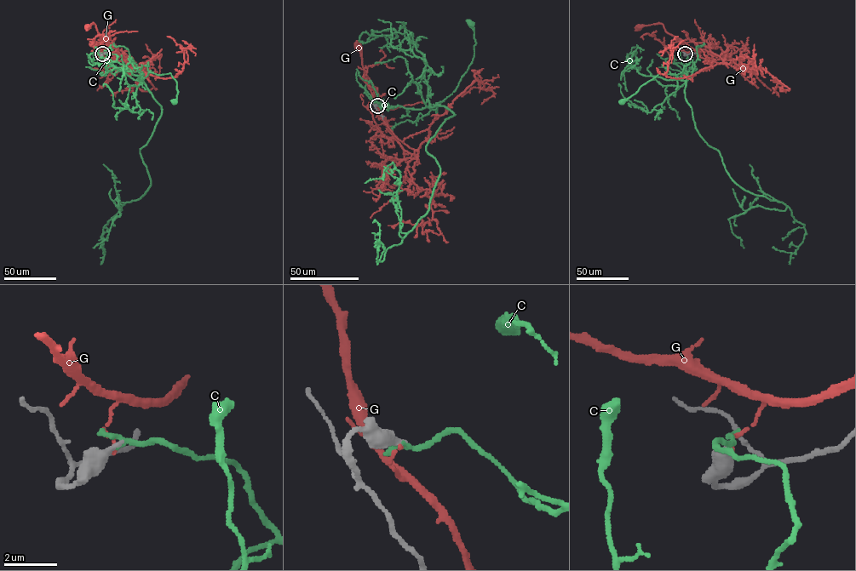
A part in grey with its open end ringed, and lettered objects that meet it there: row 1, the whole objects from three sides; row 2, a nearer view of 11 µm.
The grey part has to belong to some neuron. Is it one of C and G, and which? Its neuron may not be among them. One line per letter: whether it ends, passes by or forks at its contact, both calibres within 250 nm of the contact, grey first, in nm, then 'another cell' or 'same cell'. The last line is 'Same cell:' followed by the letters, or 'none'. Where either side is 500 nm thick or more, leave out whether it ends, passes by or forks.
C: it passes by; calibres 360 and 140 nm; same cell
G: it ends; calibres 460 and 110 nm; another cell
Same cell: C

